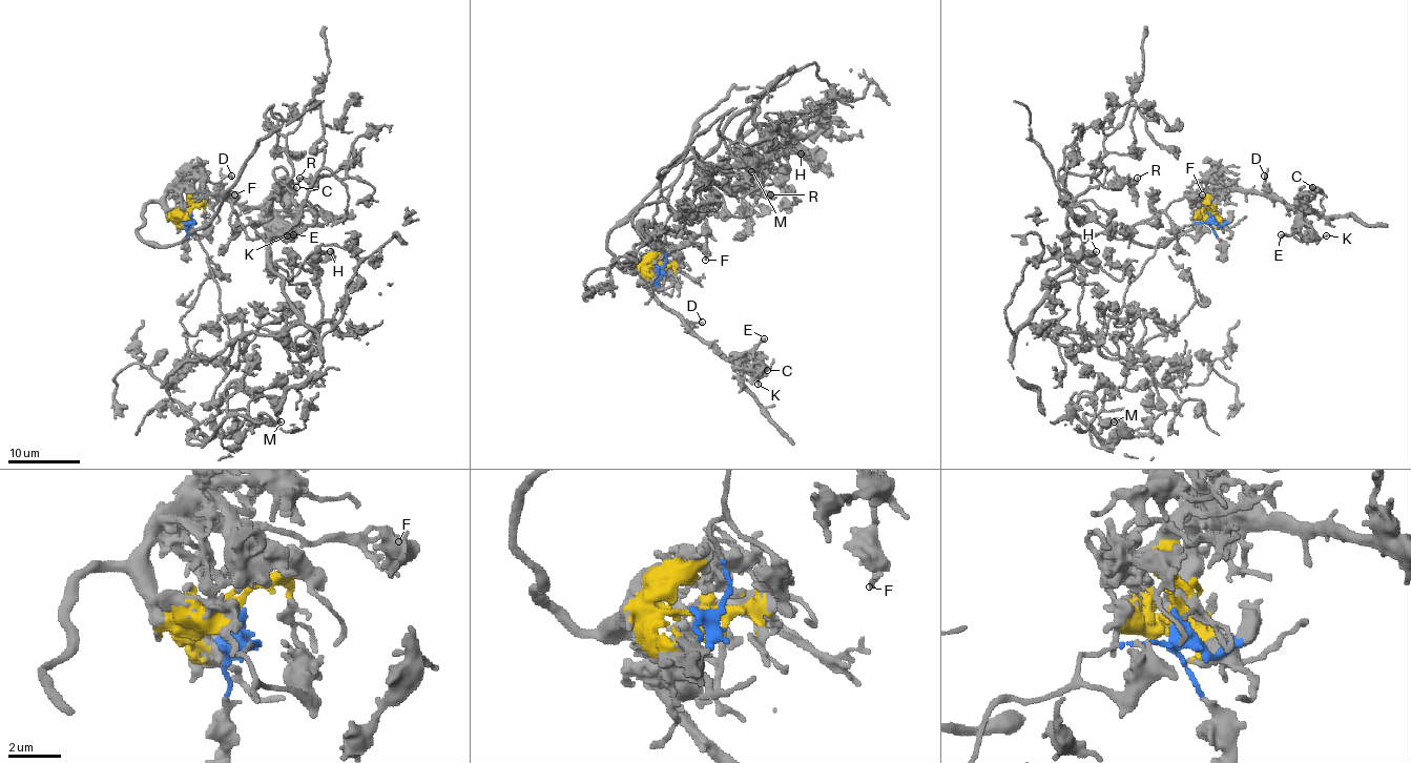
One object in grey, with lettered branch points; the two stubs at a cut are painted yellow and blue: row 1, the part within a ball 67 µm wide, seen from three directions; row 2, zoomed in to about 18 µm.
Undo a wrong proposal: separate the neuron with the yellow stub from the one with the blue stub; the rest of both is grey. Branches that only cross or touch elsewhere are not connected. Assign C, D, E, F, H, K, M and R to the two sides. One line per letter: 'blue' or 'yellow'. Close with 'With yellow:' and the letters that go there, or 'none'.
C: yellow
D: yellow
E: yellow
F: blue
H: blue
K: yellow
M: blue
R: blue
With yellow: C, D, E, K

